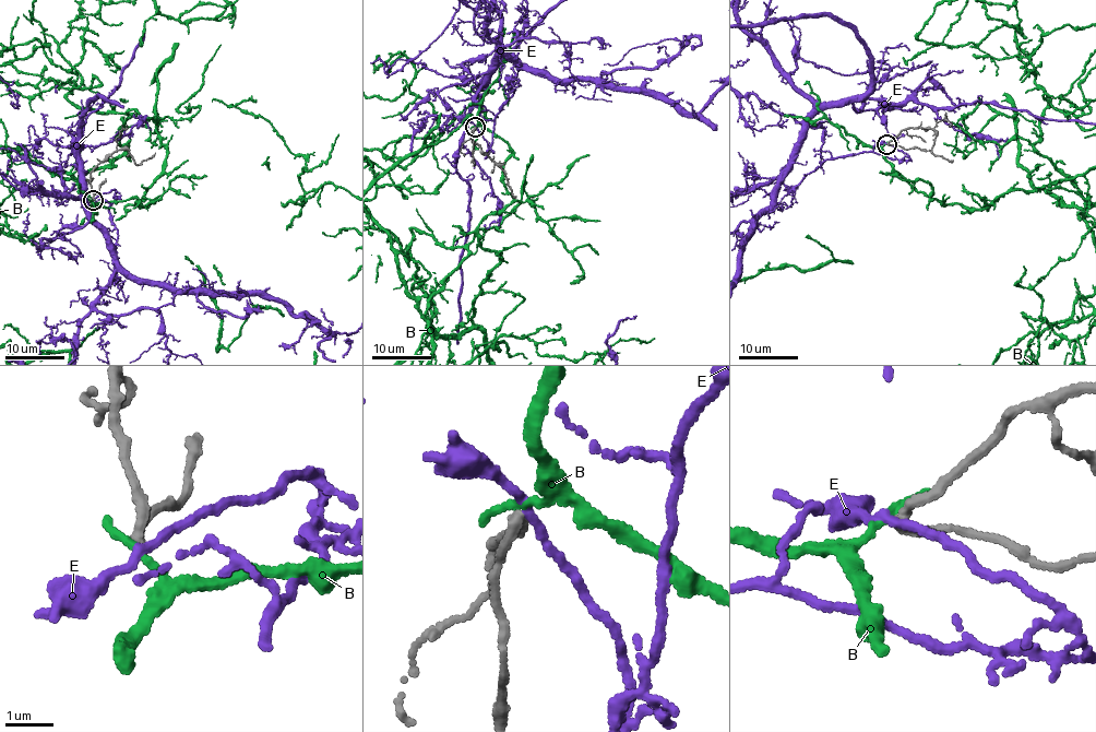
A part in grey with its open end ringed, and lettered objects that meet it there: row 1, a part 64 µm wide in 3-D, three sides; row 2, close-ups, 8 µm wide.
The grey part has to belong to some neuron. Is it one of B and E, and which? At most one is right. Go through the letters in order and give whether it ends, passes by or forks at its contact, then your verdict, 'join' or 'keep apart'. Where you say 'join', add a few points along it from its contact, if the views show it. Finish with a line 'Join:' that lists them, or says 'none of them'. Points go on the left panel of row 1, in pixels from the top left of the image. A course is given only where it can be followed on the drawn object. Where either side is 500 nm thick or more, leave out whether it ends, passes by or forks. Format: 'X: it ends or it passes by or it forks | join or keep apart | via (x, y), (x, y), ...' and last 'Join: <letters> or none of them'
B: it ends | keep apart
E: it passes by | keep apart
Join: none of them

